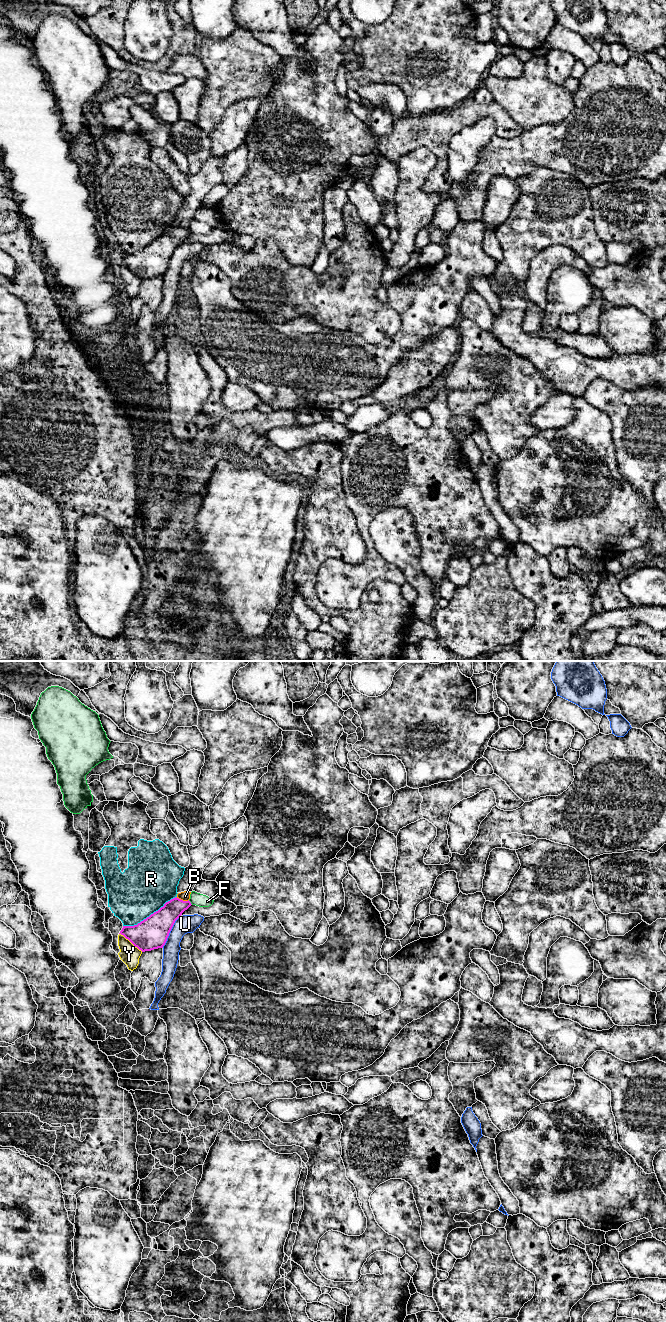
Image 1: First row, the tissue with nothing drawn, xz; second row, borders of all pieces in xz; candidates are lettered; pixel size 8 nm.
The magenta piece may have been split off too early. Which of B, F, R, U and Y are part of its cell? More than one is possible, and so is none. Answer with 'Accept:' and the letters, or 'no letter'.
Accept: no letter

